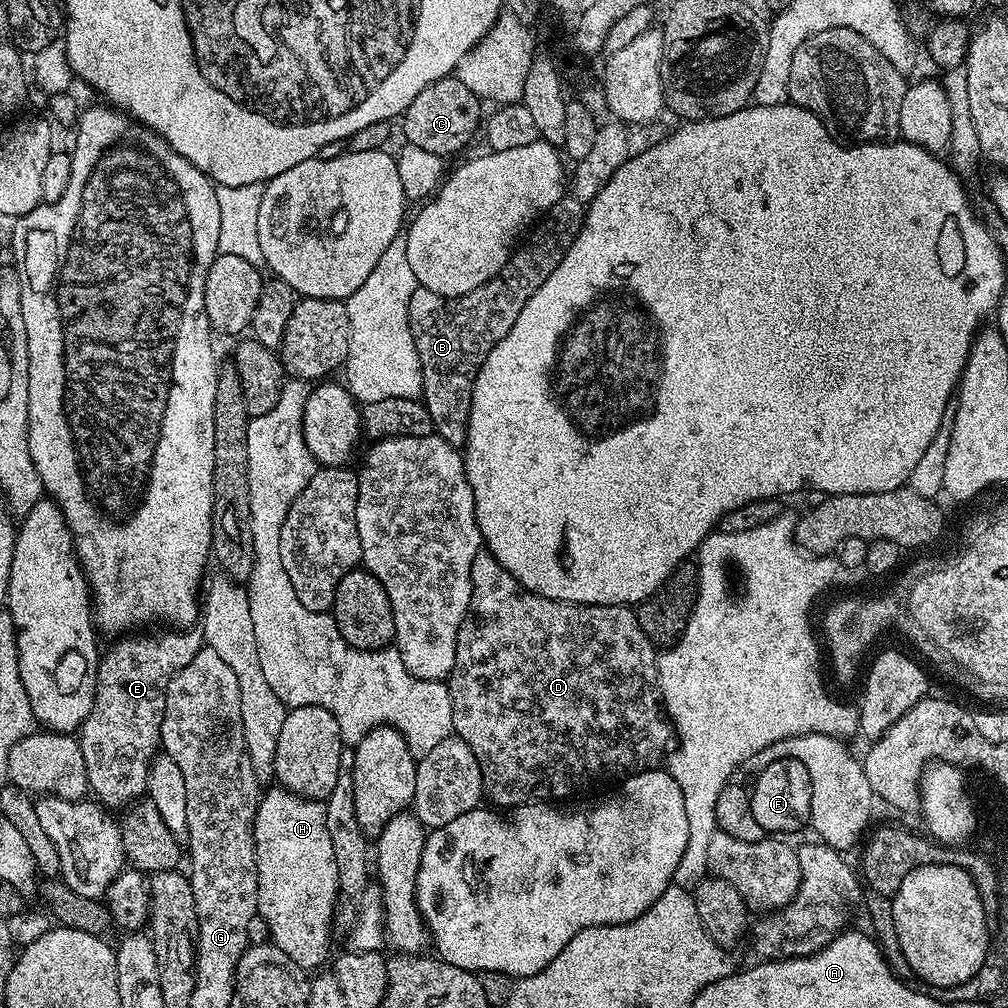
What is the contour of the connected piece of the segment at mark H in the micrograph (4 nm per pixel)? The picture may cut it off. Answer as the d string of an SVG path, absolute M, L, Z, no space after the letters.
M273 786L260 797L256 811L256 821L252 827L252 837L256 840L256 869L258 870L259 919L264 919L268 927L271 943L290 954L298 966L306 970L316 970L328 956L328 943L334 933L336 898L338 886L338 862L334 856L334 846L330 844L330 830L326 830L326 810L318 800L307 800L287 788Z

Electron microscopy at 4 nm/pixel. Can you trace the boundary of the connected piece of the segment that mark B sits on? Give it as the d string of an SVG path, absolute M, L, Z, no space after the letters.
M485 284L465 296L443 296L442 294L434 294L434 290L426 290L417 286L414 294L410 294L410 306L408 307L410 334L414 338L414 346L418 350L418 362L422 366L422 378L424 379L422 399L430 410L432 427L435 435L450 442L450 446L459 449L463 449L464 443L468 440L470 406L472 405L476 375L484 365L489 350L508 331L511 331L518 314L522 314L524 309L520 302L486 302L486 298L478 298L478 296L482 296L482 290L486 292Z

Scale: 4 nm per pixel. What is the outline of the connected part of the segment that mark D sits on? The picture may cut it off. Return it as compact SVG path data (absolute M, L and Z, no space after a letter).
M482 550L474 554L474 566L470 566L470 582L472 583L472 593L470 594L470 606L464 615L462 626L458 630L458 642L456 643L456 657L452 667L450 677L450 691L452 694L452 726L455 735L459 736L470 750L474 750L474 758L478 758L478 766L482 770L482 782L484 783L485 797L490 801L493 800L495 807L500 810L511 810L519 808L521 804L531 804L533 802L564 802L567 796L576 796L579 792L592 792L595 788L604 788L607 784L611 786L619 785L621 782L628 780L632 776L637 776L639 772L650 772L651 767L656 764L660 756L664 756L664 744L668 744L668 728L664 728L664 712L660 712L660 696L656 696L656 679L650 674L652 665L652 648L653 644L650 638L638 626L638 618L635 611L627 604L571 604L561 600L551 600L542 598L530 590L526 590L522 585L506 571L499 562L492 557L492 553Z

